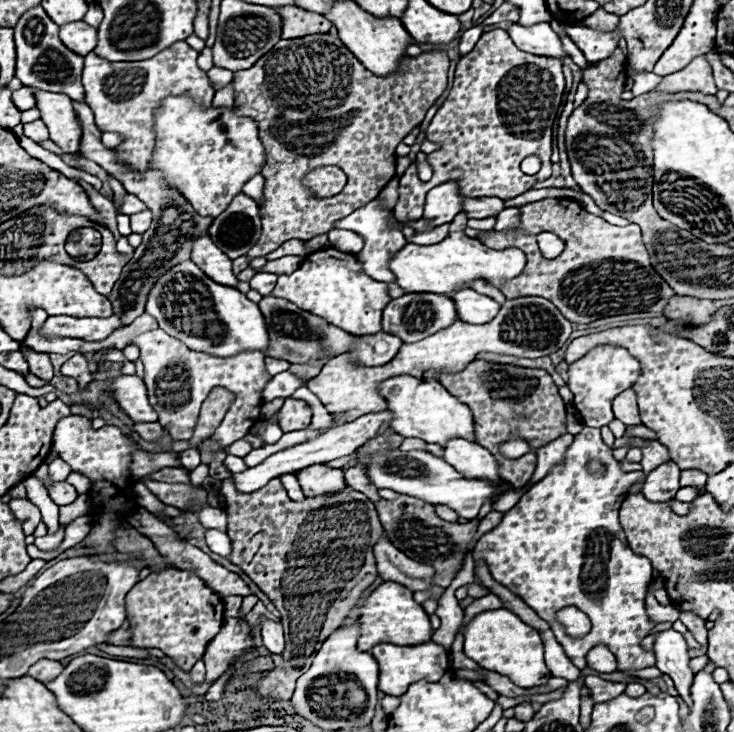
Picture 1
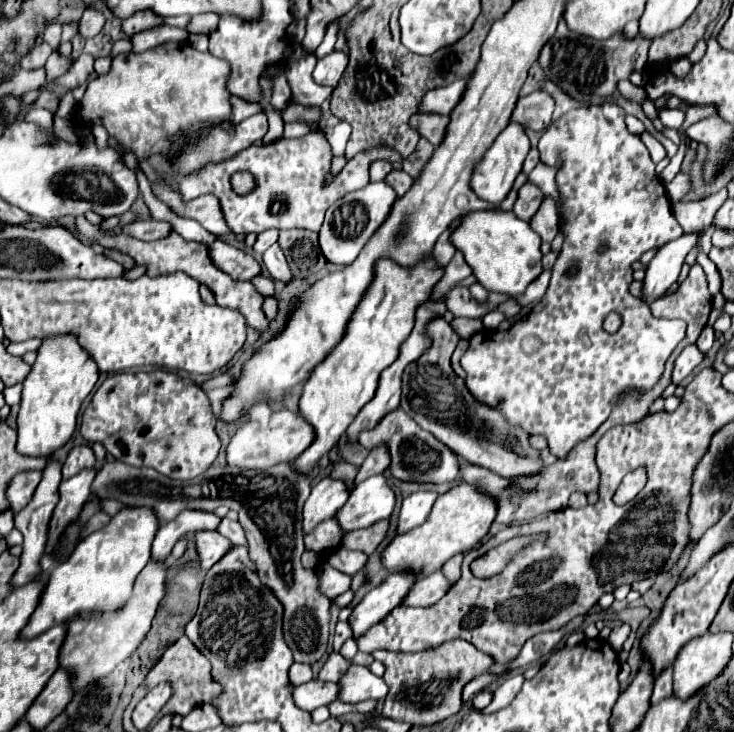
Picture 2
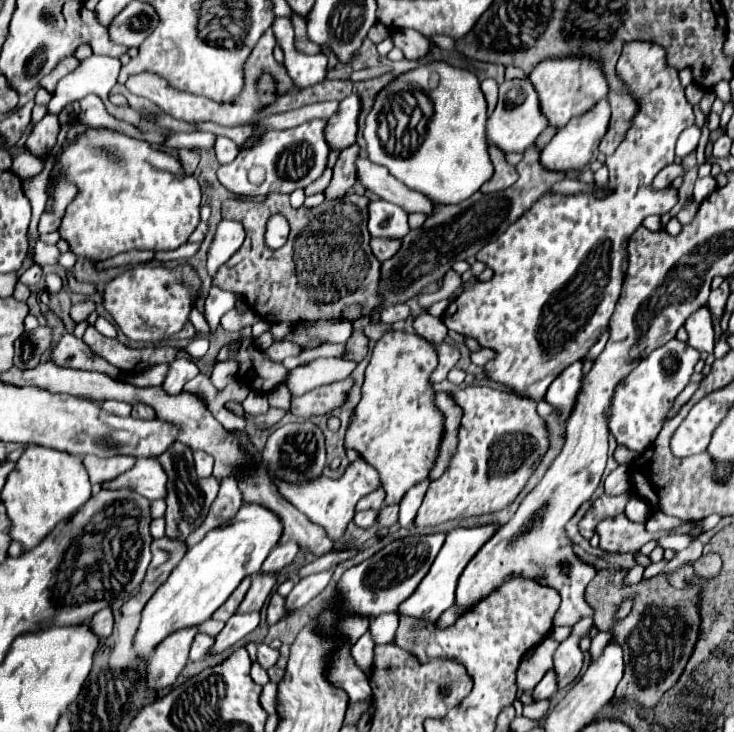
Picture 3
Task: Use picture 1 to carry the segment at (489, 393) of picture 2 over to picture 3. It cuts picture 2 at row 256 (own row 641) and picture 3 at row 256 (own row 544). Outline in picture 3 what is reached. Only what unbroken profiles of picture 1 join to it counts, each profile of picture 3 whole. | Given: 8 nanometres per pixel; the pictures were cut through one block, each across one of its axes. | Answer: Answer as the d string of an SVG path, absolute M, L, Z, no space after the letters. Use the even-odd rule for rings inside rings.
M628 42L618 60L618 76L628 84L630 94L638 100L638 114L632 120L632 128L626 132L626 140L618 150L606 158L610 178L606 184L608 194L596 198L590 192L578 194L546 194L536 200L528 212L524 212L510 228L492 240L478 252L478 260L494 270L488 282L464 284L456 300L446 308L442 322L448 330L464 332L478 340L482 348L492 348L496 356L484 366L484 374L514 390L522 398L540 402L548 386L556 376L572 362L582 360L588 350L606 332L608 320L620 298L622 282L628 268L628 240L642 220L650 214L666 214L678 202L674 188L654 190L654 176L668 164L674 162L674 146L680 132L694 124L694 110L684 96L684 88L678 80L678 70L666 64L666 50L658 44Z

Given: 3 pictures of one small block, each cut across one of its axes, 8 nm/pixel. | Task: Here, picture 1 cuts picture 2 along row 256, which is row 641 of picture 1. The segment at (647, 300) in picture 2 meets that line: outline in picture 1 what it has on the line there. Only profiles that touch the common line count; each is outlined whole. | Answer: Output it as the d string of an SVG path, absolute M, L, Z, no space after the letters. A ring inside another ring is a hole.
M672 628L658 632L654 640L654 656L658 670L662 670L674 680L678 694L686 700L688 706L692 706L690 686L694 680L694 672L688 666L690 658L684 636Z

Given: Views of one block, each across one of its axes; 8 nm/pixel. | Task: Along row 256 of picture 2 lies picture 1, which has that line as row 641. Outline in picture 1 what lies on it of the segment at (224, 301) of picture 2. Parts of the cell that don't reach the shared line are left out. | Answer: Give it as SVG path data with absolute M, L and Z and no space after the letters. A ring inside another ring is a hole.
M158 570L140 580L126 598L132 646L162 650L180 670L188 672L206 652L208 642L224 624L224 602L192 570Z

